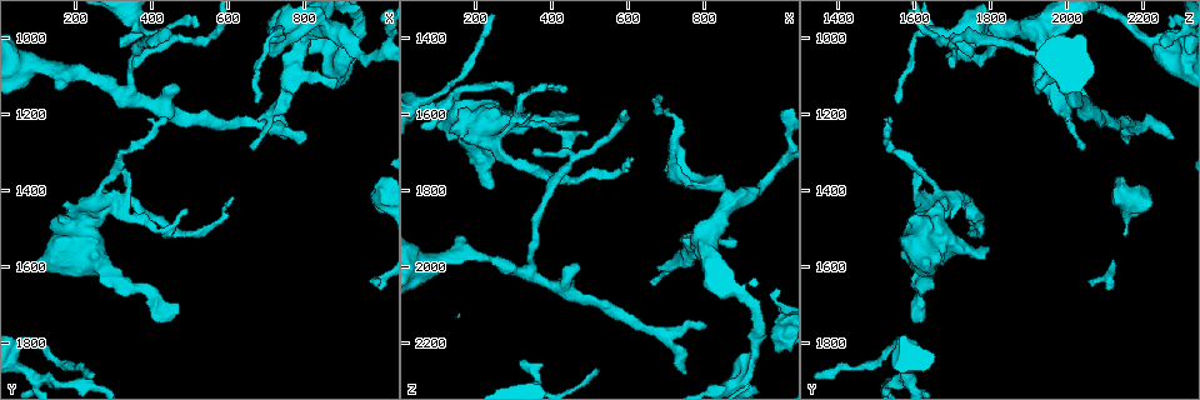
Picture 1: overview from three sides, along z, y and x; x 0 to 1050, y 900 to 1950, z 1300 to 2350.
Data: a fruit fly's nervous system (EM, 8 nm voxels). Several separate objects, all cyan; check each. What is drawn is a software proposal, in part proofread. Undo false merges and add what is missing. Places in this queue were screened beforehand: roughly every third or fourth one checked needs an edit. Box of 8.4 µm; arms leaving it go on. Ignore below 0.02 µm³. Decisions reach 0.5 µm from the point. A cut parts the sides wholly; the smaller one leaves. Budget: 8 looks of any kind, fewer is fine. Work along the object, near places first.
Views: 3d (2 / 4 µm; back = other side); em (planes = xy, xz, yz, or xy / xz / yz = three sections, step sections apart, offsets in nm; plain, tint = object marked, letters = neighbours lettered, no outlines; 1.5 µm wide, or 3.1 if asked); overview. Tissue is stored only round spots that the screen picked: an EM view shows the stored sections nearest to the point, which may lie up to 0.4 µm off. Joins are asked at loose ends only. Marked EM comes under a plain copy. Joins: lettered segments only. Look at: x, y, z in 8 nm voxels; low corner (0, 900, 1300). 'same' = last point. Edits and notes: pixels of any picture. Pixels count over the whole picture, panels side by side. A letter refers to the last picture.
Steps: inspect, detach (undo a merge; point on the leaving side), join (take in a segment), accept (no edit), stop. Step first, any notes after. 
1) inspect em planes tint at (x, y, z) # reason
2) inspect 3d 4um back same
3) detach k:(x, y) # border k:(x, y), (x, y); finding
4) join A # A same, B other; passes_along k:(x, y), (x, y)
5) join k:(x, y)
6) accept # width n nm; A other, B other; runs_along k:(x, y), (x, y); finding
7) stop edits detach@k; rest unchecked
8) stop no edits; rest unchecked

inspect em yz step 8 tint at (465, 1125, 2000) # branch stops here

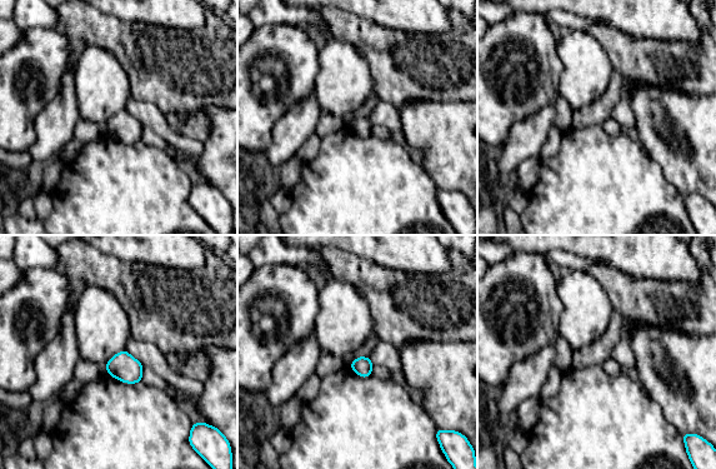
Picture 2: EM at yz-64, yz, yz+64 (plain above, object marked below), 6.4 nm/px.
inspect em planes letters same # cut it another way

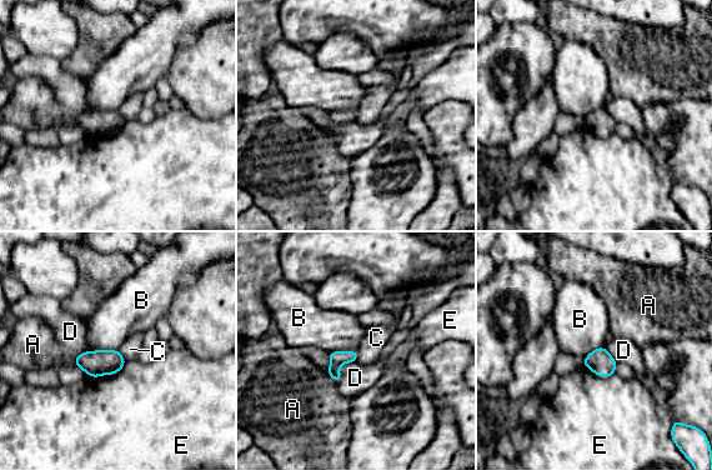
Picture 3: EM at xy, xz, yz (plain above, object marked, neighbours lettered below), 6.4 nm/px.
accept # A other, B other, C other, D other, E other; border 3:(118, 349), (85, 351); no lettered segment goes on from it

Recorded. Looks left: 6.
inspect 3d 2um at (345, 1075, 1700) # tapers out

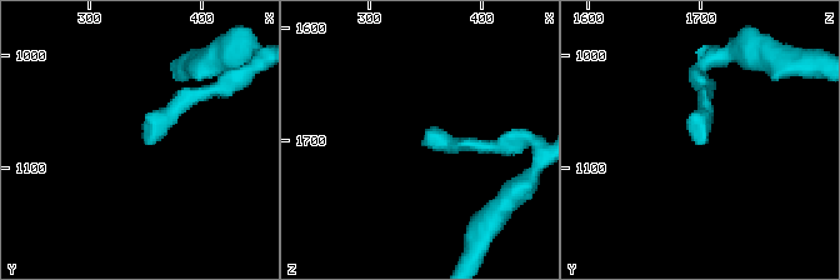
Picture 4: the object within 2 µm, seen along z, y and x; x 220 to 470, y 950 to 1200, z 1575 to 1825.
inspect em xz step 4 letters at (354, 1076, 1704)

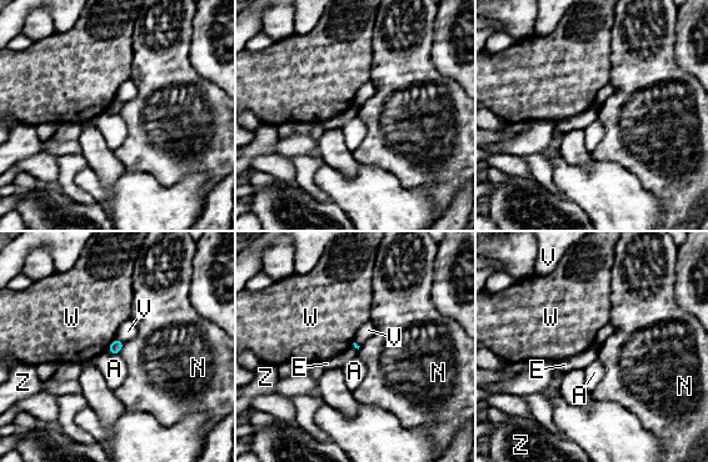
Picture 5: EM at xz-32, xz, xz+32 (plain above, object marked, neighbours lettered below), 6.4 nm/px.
inspect em planes letters same

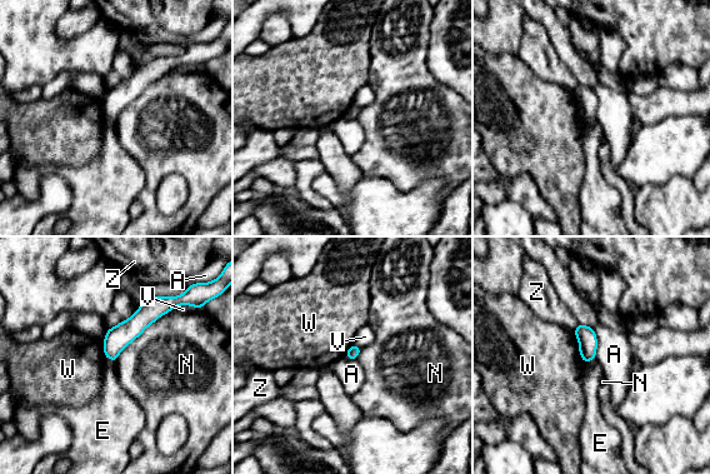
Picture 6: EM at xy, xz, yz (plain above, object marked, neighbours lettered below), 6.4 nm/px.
accept # longest_contact N 480 nm; A other, E other, N other, V other, W other, Z other; runs_along 6:(160, 299), (108, 354); none of them fits

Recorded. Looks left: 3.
inspect em xz step 4 letters at (245, 1565, 1795) # free end

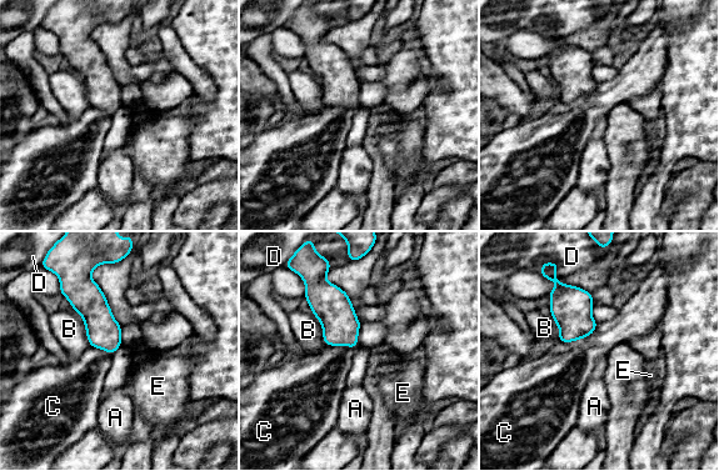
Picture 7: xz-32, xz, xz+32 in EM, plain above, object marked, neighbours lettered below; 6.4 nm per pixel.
inspect em planes letters same # cut it another way

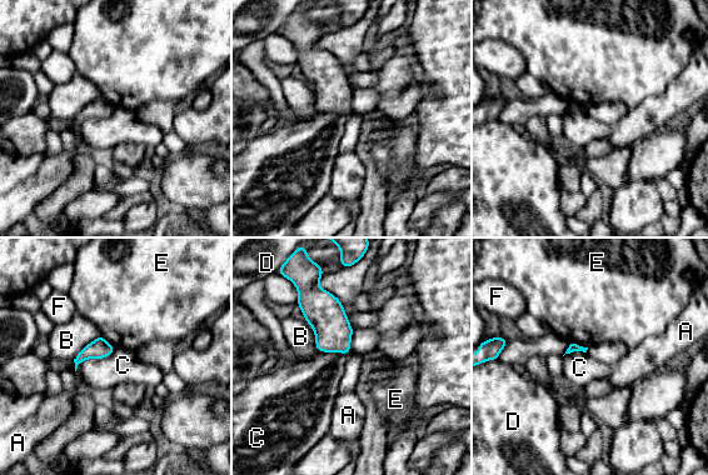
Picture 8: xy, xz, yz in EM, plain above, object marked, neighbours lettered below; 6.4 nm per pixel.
accept # A other, B other, C other, D other, E other, F other; none of them fits

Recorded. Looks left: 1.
stop no edits; rest unchecked

